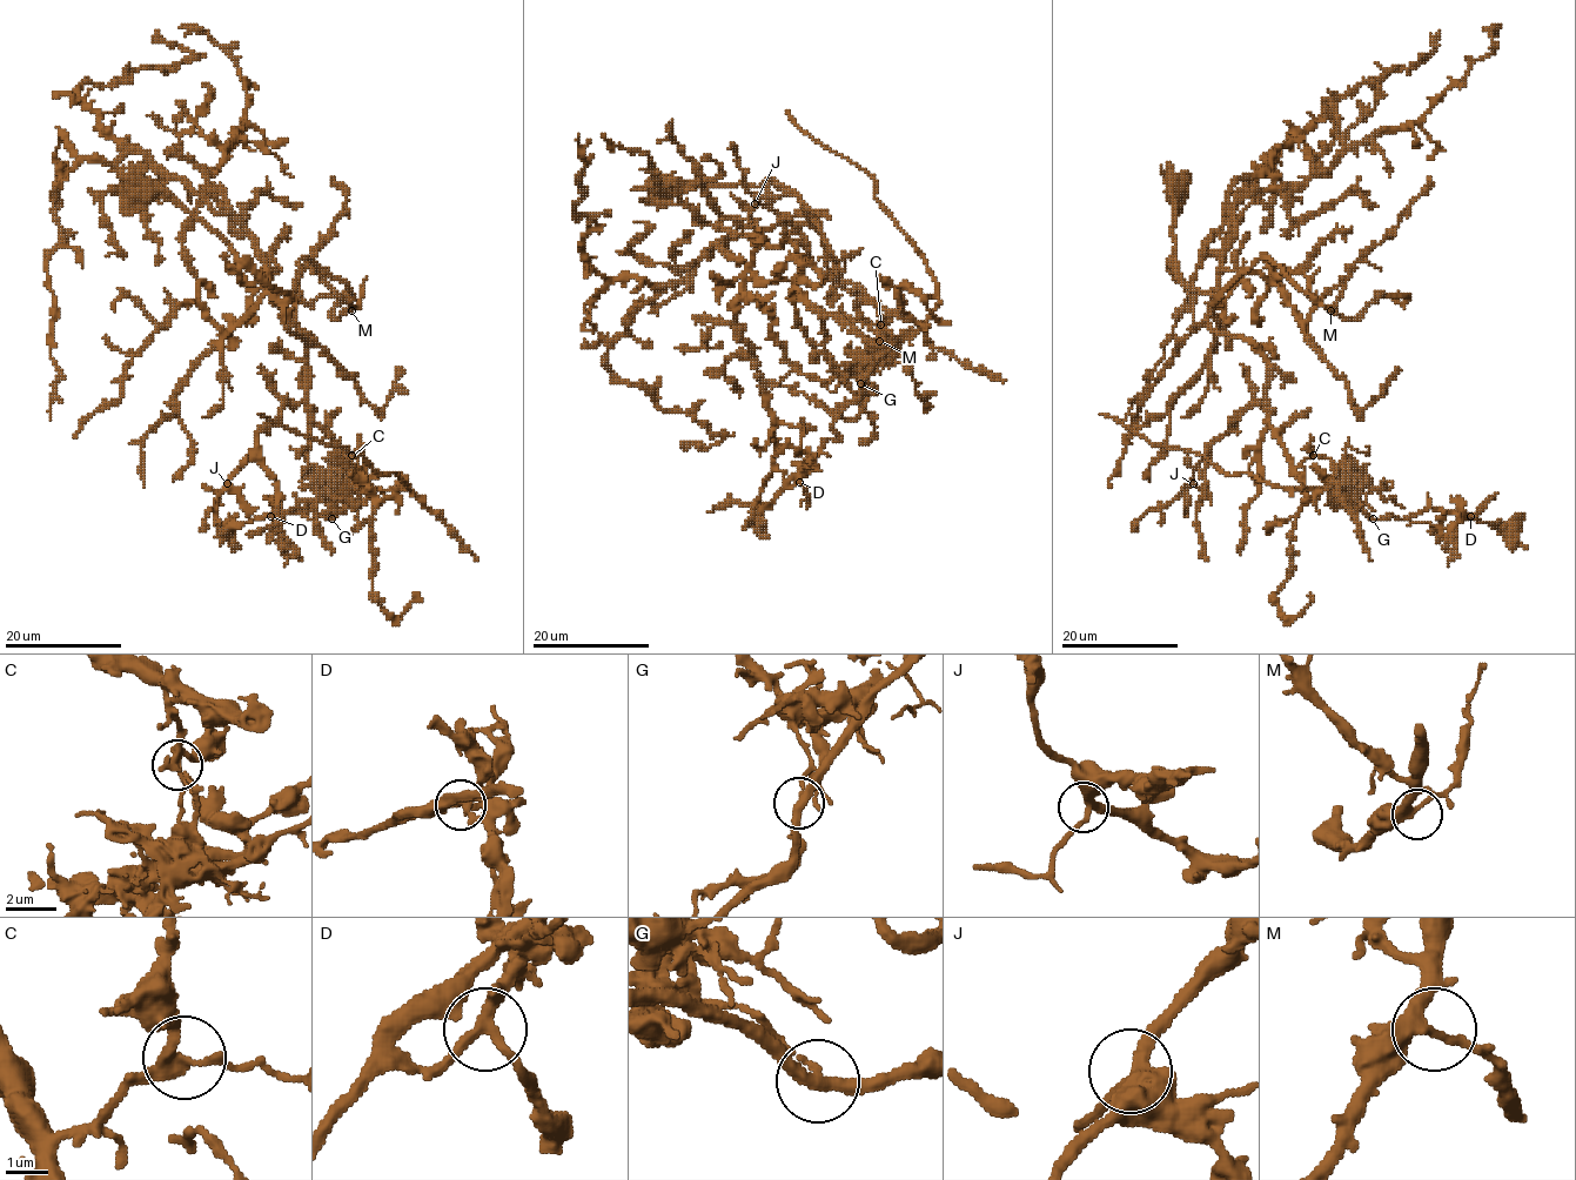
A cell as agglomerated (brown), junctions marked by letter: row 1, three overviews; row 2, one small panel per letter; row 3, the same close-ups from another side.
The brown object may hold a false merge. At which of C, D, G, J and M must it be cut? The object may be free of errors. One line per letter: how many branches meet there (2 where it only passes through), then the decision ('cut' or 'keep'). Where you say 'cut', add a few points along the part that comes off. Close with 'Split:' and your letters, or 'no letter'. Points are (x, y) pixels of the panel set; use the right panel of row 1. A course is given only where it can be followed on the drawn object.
C: 3 | cut | (1313, 456), (1332, 462), (1330, 488), (1278, 488), (1248, 474), (1224, 474), (1200, 454), (1153, 446), (1100, 415)
D: 3 | keep
G: 3 | keep
J: 3 | keep
M: 3 | keep
Split: C

